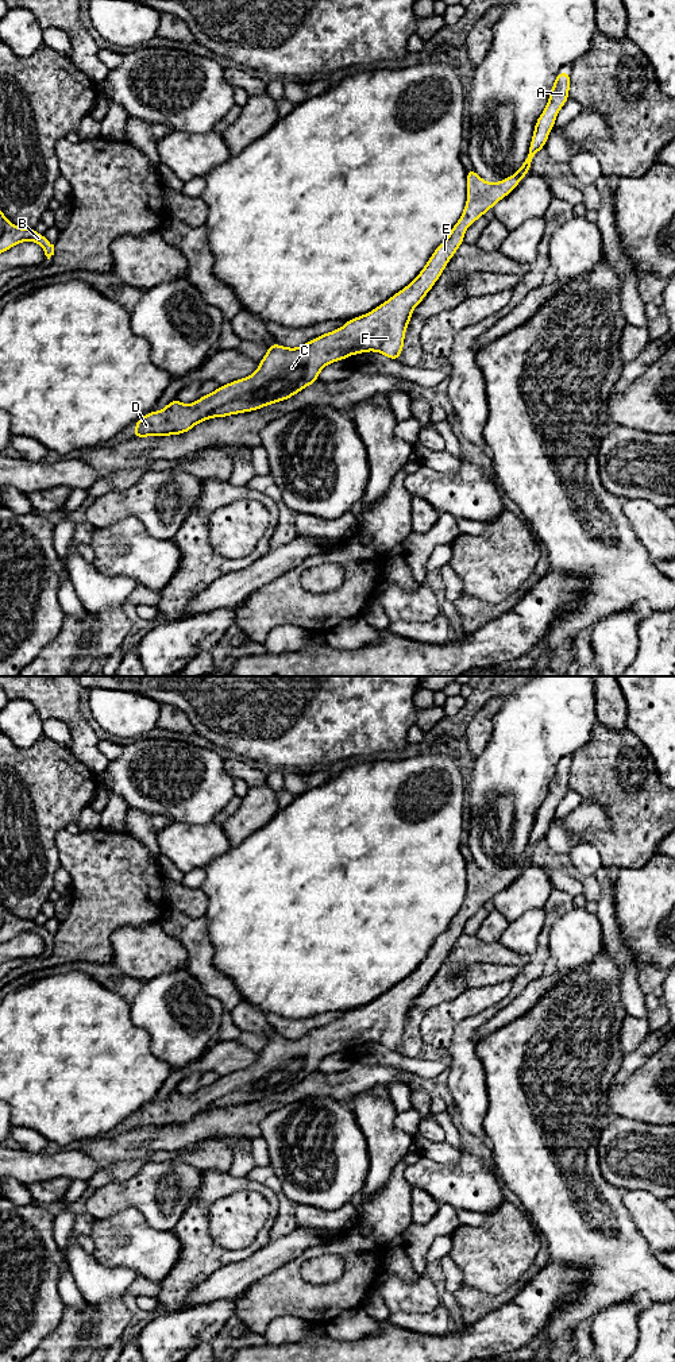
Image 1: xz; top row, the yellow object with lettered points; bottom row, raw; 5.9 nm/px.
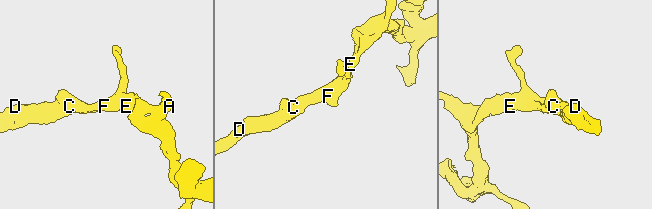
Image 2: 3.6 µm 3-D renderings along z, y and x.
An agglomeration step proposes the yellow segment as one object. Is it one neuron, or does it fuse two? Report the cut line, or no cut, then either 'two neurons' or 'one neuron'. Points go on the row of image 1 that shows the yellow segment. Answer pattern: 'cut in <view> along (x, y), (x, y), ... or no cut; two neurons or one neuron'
no cut; one neuron

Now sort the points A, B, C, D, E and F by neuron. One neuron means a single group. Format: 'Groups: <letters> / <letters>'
Groups: A B C D E F

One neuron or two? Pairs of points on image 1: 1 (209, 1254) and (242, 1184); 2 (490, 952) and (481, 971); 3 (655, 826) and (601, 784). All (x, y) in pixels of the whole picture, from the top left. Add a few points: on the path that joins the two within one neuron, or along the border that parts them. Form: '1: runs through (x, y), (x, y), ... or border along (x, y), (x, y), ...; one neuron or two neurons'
1: runs through (200, 1233), (200, 1207), (220, 1187); one neuron
2: border along (516, 965), (471, 964), (466, 969), (465, 980); two neurons
3: runs through (641, 813), (614, 786); one neuron

